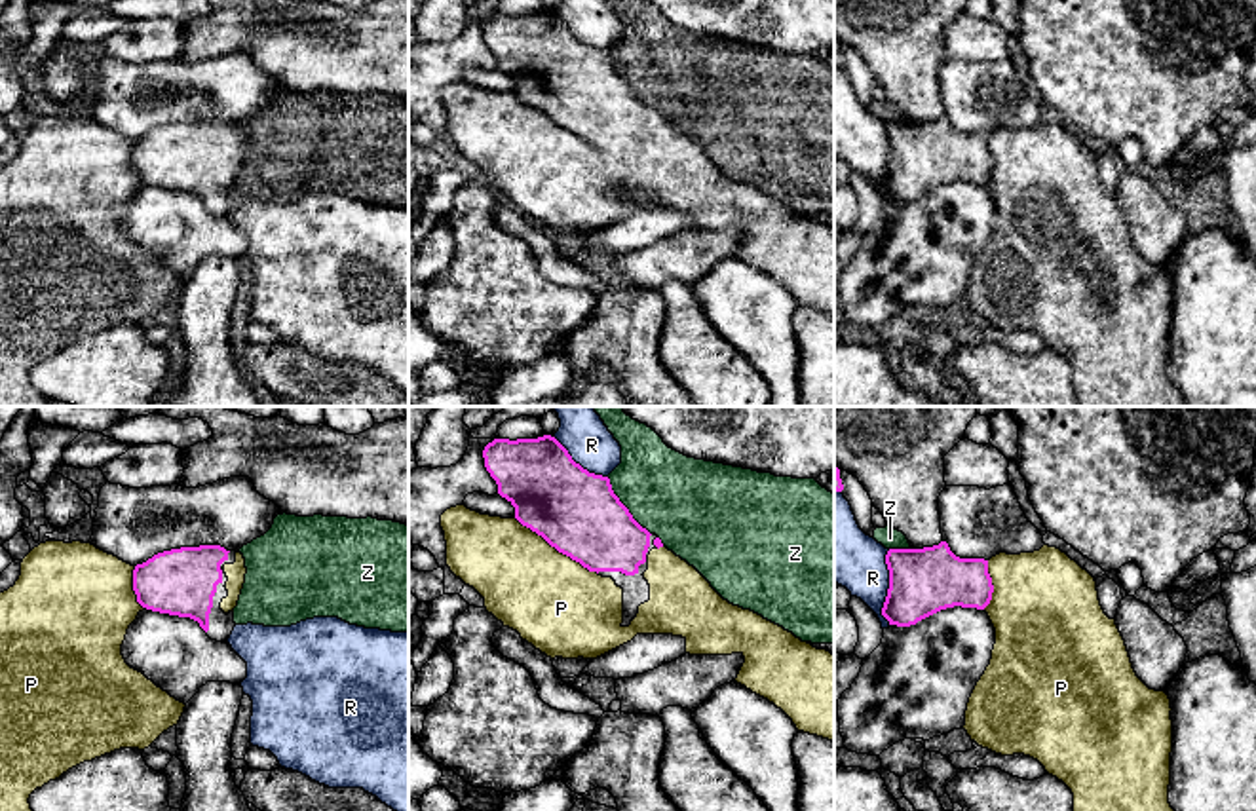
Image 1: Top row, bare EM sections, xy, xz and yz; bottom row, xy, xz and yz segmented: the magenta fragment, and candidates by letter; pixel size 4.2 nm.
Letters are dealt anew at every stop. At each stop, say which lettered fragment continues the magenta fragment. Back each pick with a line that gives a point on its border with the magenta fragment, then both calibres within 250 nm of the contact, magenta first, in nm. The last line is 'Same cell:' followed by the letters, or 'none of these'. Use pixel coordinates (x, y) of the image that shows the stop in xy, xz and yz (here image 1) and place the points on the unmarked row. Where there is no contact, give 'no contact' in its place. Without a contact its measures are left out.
P: contact xz (555, 122); calibres 360 and 400 nm
Same cell: P

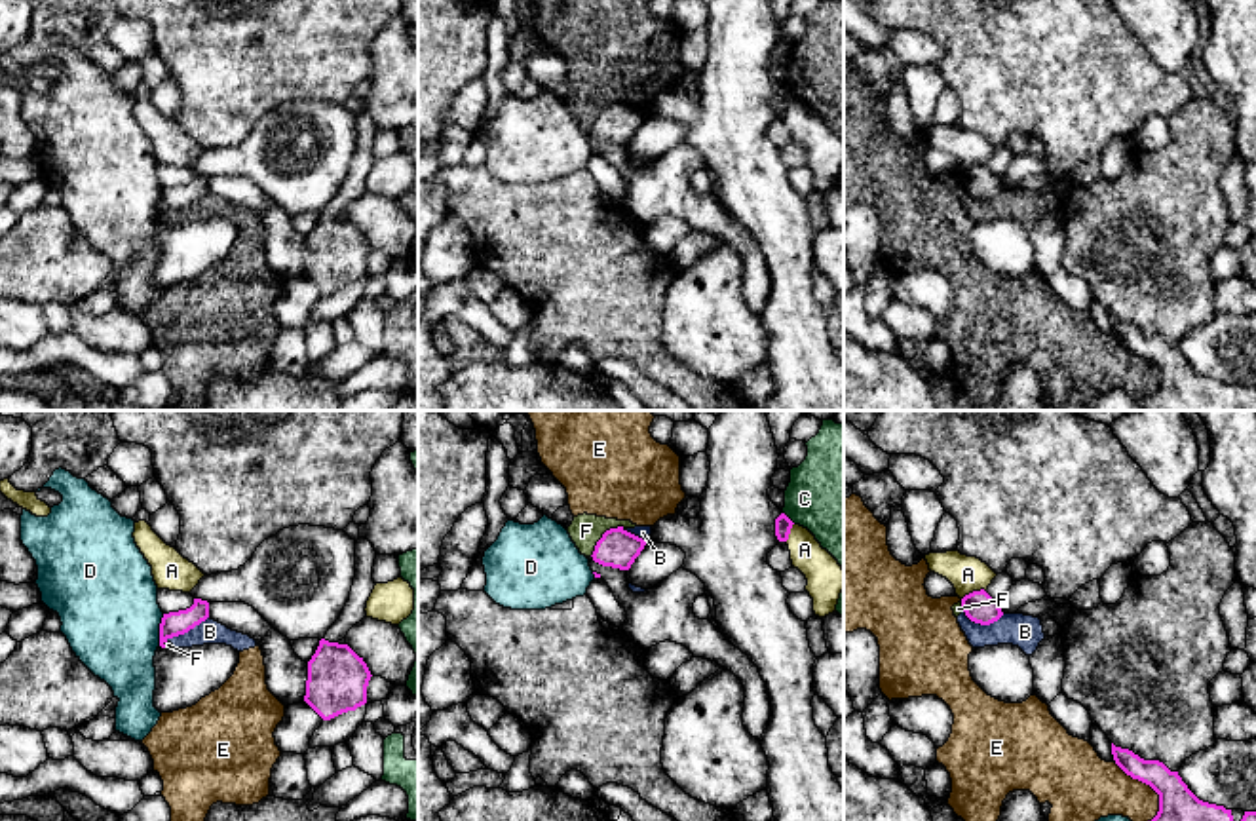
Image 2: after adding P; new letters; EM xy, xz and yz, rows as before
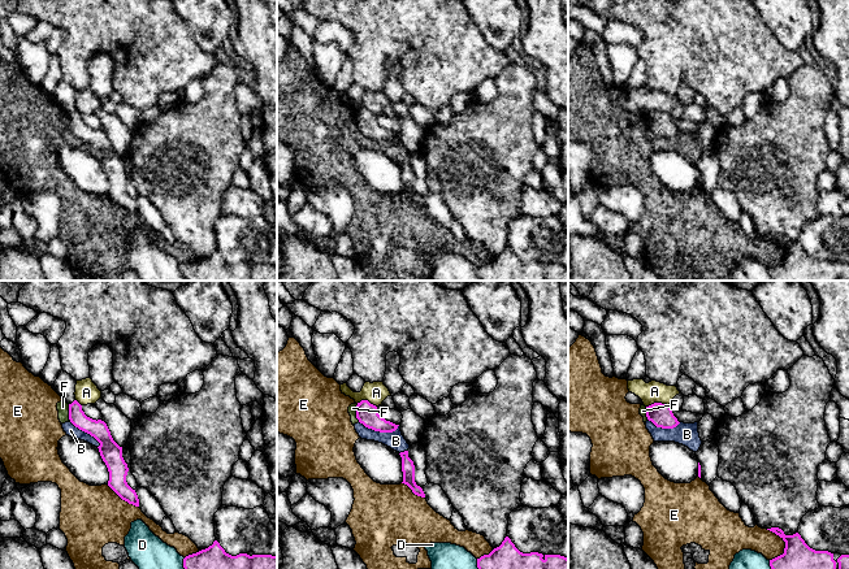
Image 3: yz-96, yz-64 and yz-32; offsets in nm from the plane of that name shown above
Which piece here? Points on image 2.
Same cell: none of these

